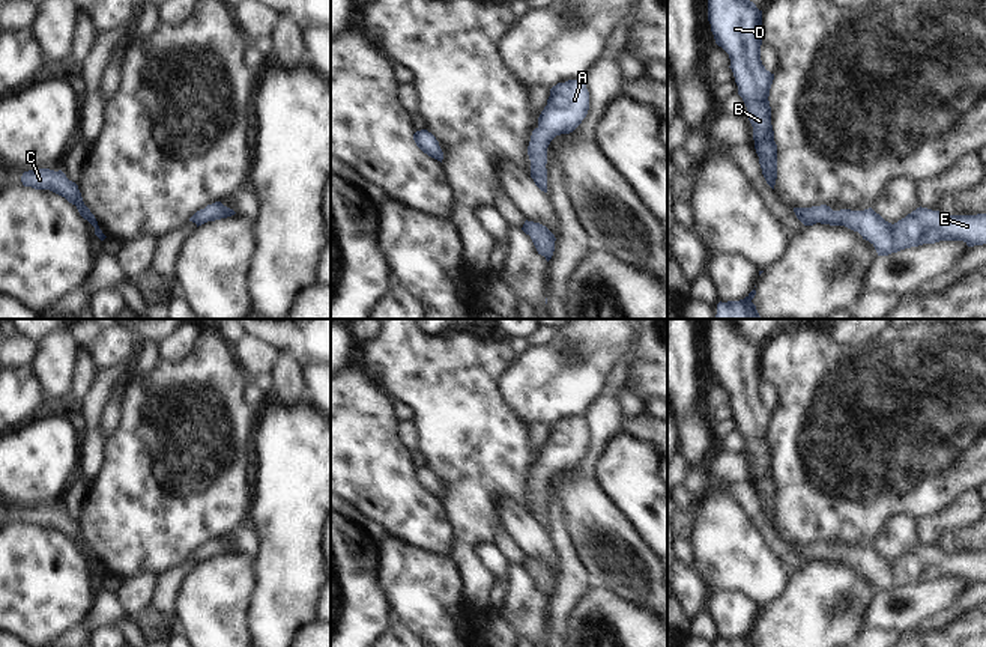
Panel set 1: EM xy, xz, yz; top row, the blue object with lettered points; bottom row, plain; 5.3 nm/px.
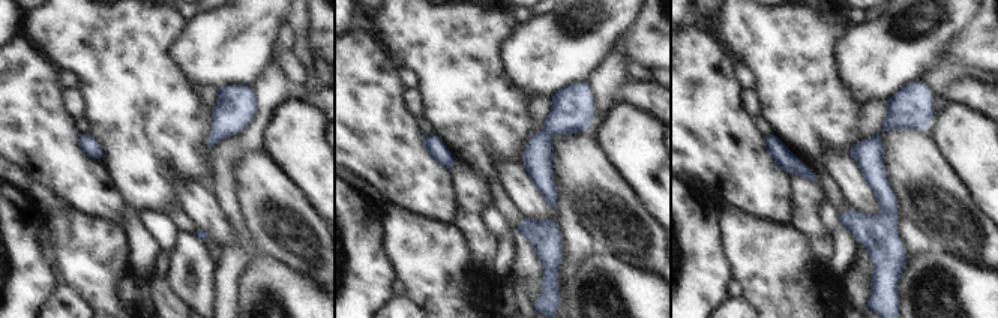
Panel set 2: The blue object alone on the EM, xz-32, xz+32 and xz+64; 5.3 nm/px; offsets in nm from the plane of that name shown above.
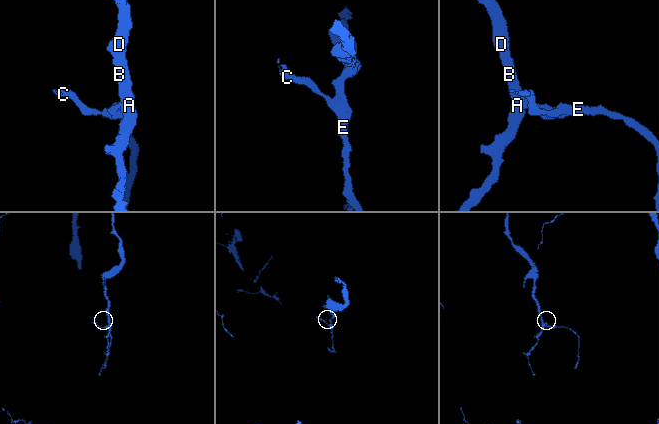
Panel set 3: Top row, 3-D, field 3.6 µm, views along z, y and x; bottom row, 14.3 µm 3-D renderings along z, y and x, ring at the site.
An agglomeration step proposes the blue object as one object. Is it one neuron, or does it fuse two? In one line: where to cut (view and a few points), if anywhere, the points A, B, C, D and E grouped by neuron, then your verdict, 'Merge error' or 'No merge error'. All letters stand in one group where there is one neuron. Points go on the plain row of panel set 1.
No split. Groups: A B C D E. No merge error

